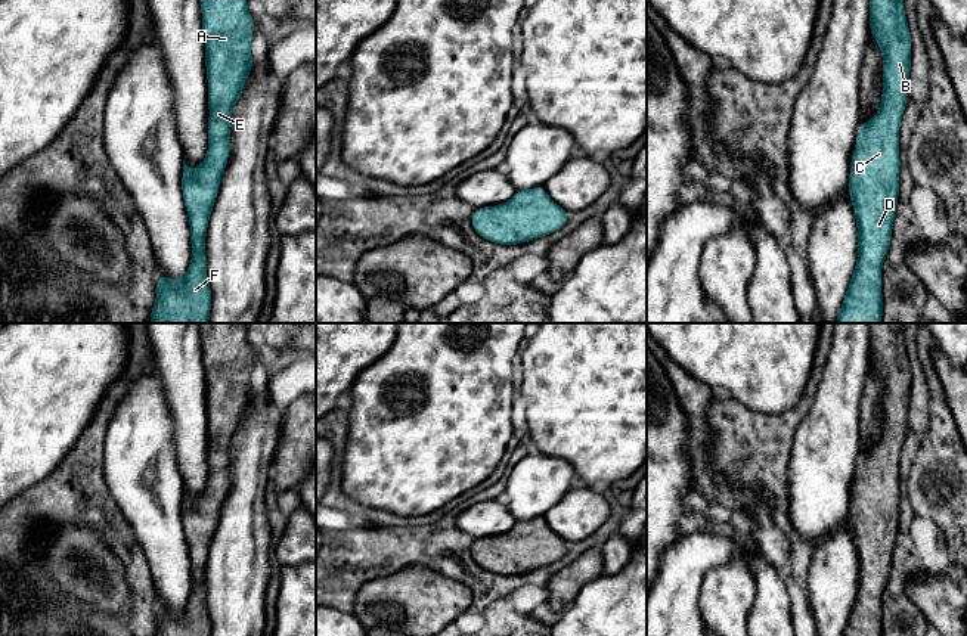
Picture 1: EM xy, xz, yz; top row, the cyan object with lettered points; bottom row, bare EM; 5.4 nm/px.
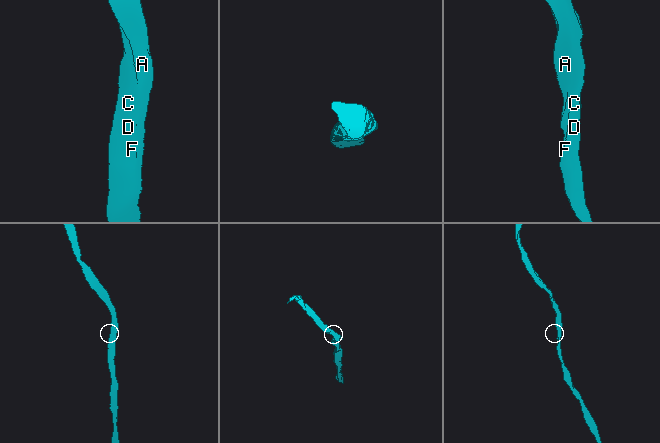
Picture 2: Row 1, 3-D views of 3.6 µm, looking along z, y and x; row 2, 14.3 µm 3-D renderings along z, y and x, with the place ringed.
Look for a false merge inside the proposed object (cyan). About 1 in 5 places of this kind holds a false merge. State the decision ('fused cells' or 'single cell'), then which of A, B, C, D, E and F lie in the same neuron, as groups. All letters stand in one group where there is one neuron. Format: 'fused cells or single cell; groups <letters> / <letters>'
single cell; groups A B C D E F

